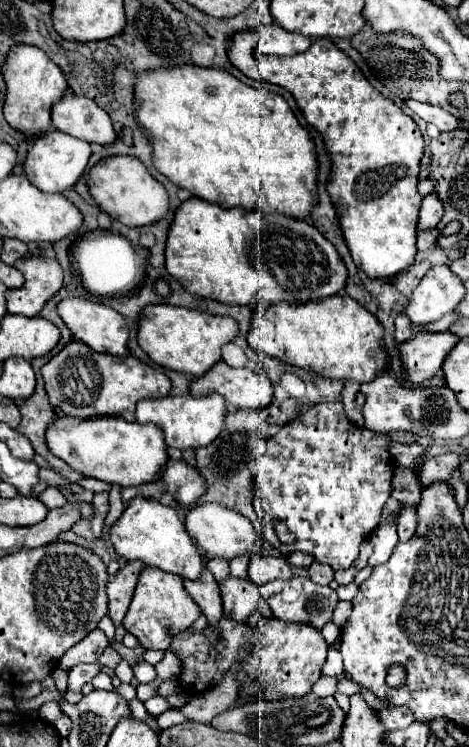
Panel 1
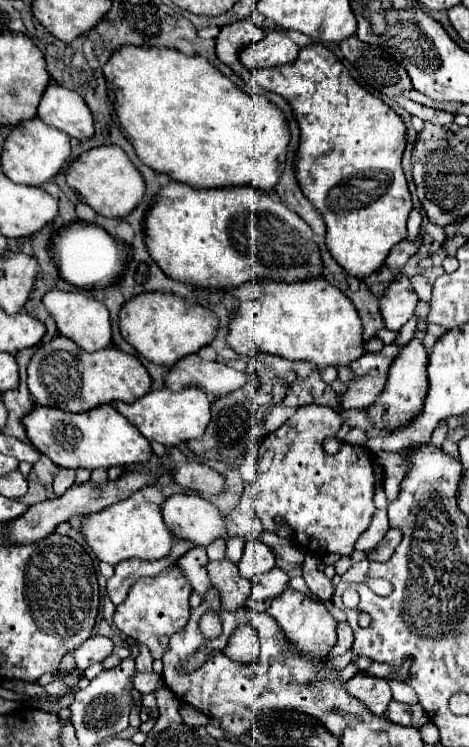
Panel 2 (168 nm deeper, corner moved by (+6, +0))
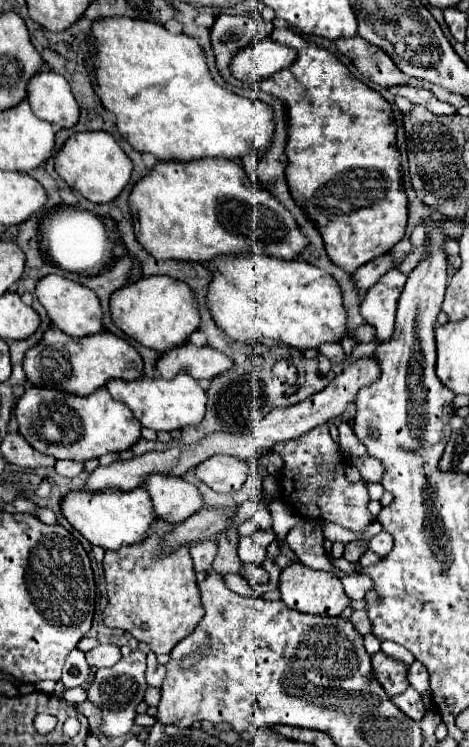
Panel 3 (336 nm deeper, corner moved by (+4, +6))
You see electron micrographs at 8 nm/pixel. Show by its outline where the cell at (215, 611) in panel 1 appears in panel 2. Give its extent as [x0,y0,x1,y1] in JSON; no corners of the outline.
[178,547,210,597]

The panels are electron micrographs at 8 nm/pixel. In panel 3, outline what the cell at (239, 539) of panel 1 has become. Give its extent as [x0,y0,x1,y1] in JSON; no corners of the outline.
[144,475,206,525]

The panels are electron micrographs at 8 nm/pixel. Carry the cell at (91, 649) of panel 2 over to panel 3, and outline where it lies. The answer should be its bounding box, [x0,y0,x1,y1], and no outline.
[86,643,122,667]

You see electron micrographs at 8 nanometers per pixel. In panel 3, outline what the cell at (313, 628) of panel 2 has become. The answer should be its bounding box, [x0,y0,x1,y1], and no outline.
[280,563,360,617]

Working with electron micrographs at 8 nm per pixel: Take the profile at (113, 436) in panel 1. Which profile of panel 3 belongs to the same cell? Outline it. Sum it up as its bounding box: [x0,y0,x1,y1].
[14,387,142,463]

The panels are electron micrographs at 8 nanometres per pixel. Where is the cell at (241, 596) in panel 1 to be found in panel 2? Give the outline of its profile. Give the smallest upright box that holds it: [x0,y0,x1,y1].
[206,557,250,611]

